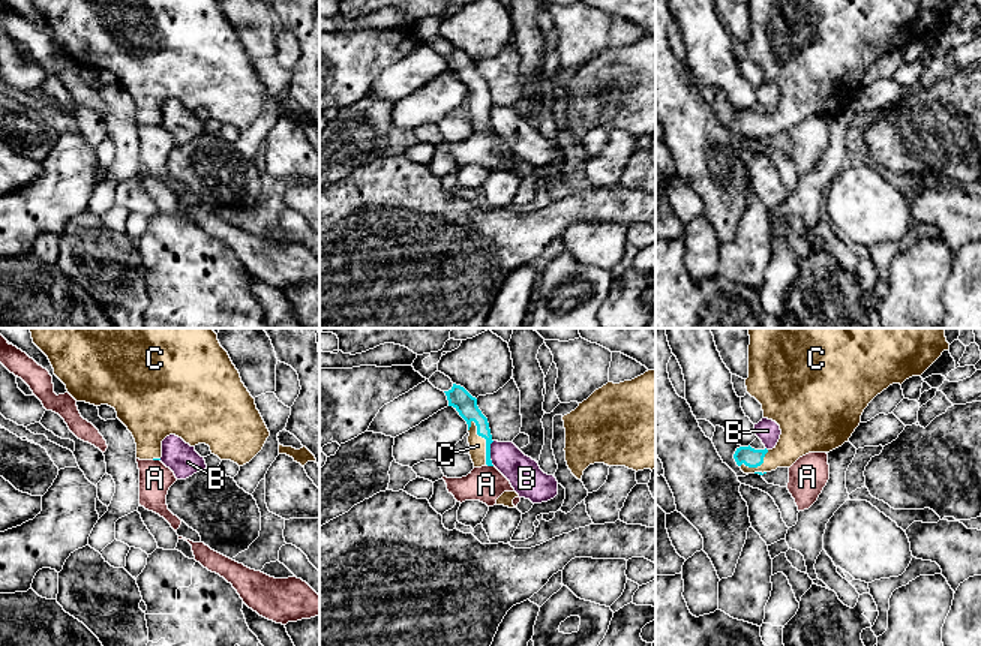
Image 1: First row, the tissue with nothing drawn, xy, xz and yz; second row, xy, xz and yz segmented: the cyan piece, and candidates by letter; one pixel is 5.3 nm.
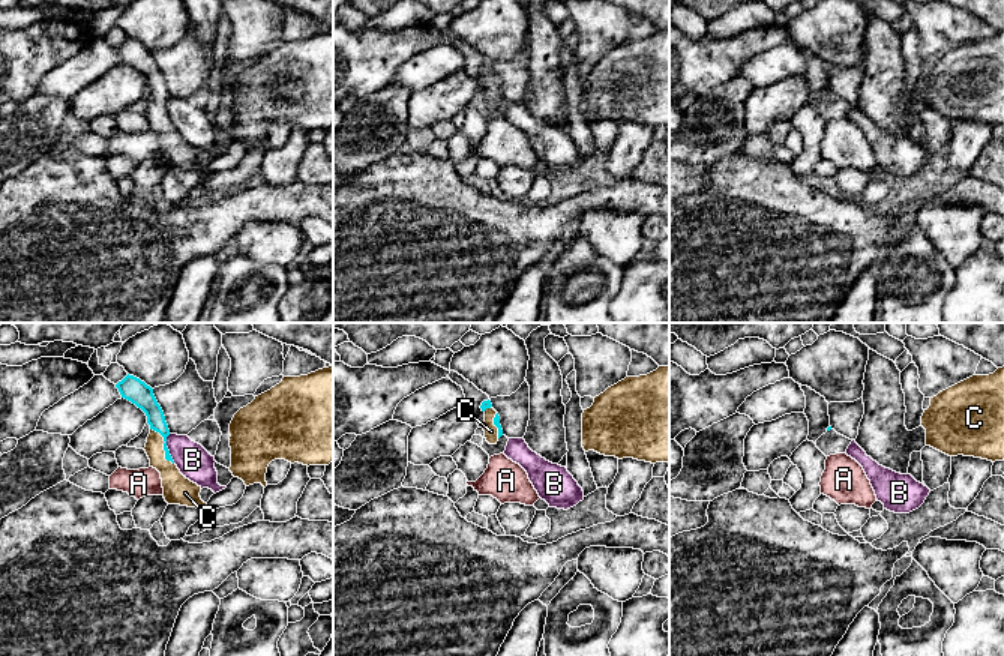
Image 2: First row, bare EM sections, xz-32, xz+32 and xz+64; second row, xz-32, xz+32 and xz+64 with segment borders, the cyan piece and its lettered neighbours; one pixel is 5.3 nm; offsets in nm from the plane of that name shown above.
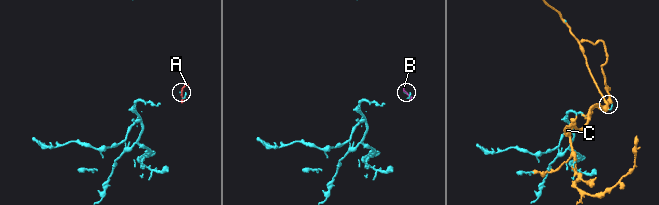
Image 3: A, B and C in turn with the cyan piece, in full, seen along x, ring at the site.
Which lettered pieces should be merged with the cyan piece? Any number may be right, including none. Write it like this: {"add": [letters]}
{"add": ["C"]}

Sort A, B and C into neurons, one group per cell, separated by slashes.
A / B / C

